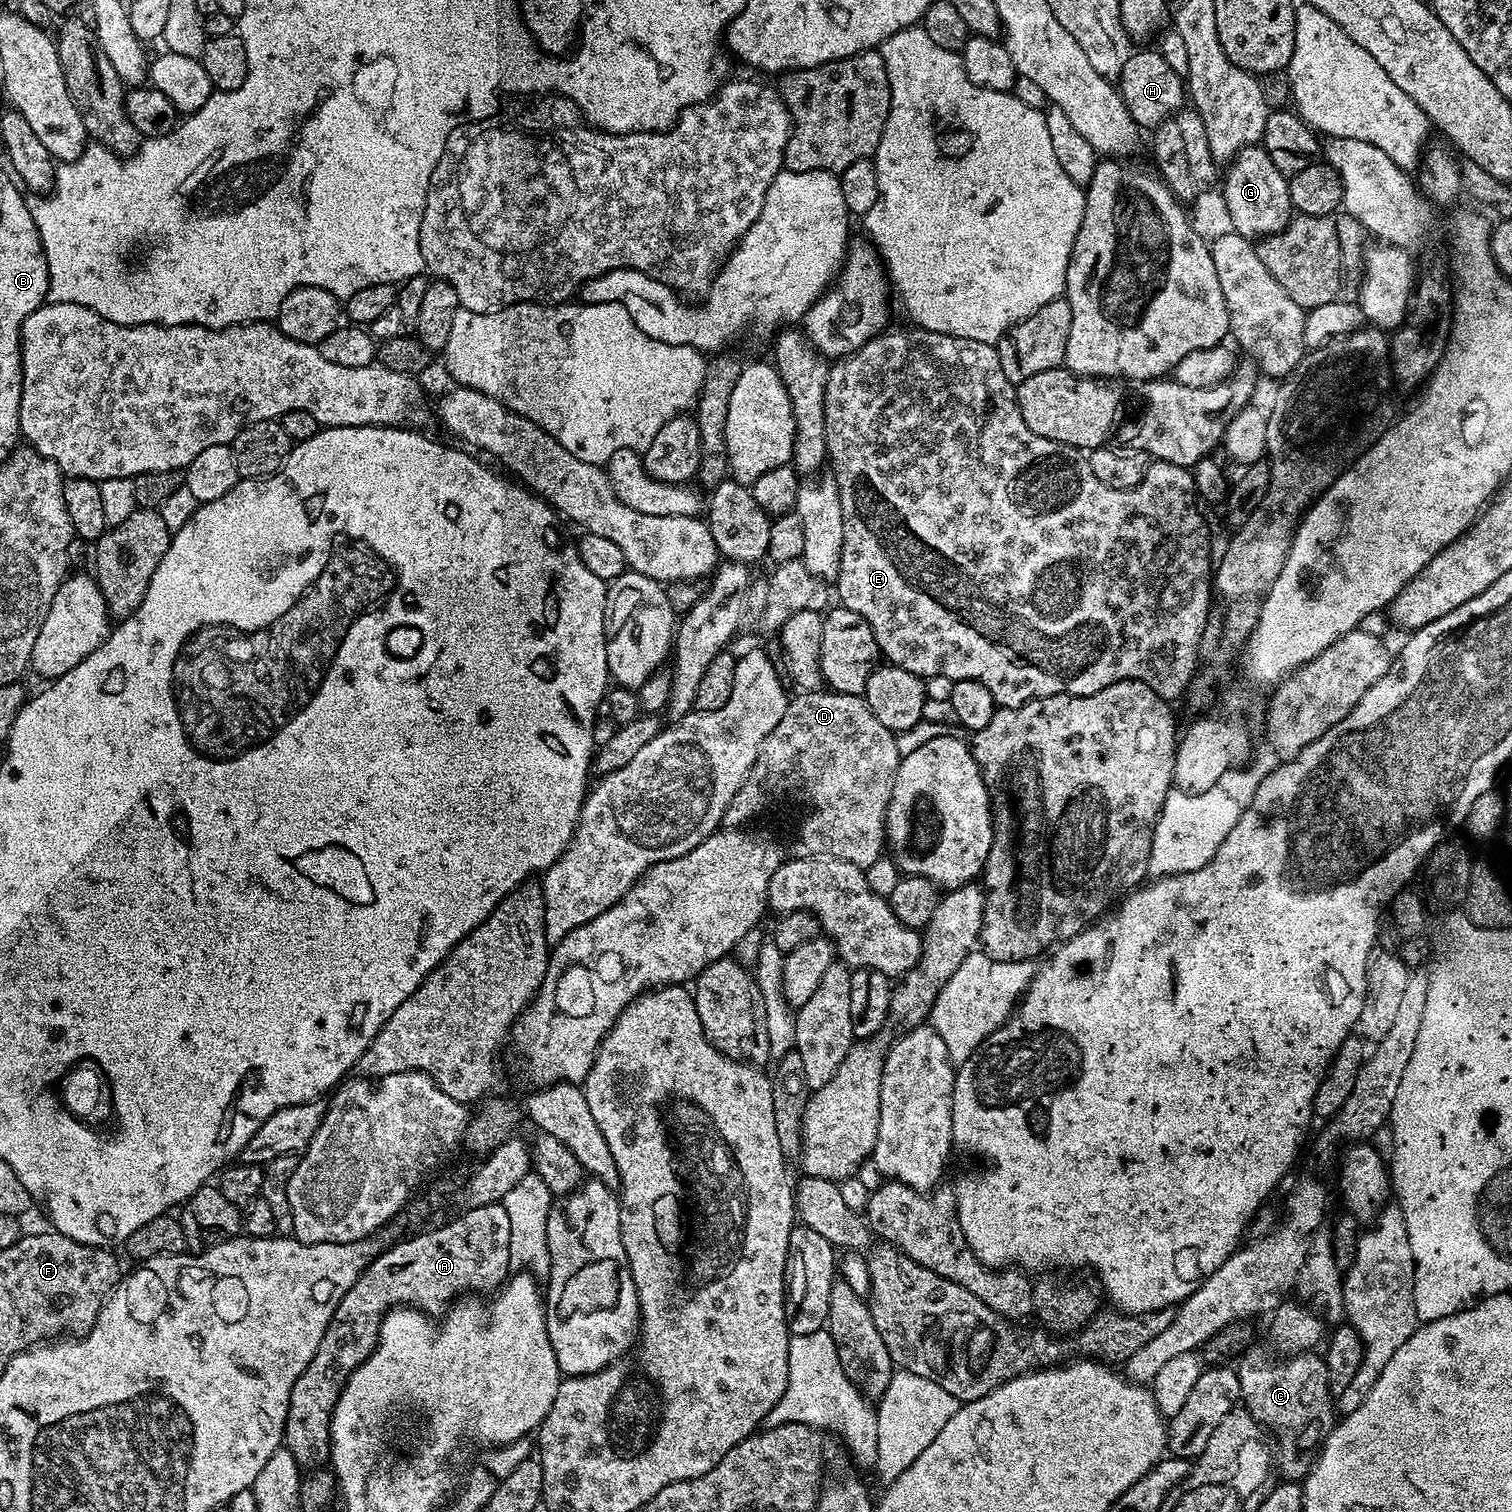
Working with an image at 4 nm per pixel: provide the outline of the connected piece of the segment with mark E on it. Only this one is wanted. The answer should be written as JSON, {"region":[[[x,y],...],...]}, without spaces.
{"region":[[[839,494],[842,504],[842,562],[834,581],[841,607],[861,614],[874,631],[881,655],[893,666],[900,662],[900,564],[892,556],[892,548],[884,544],[884,536],[876,536],[868,528],[868,520],[856,512],[856,504],[848,504],[848,496]]]}

